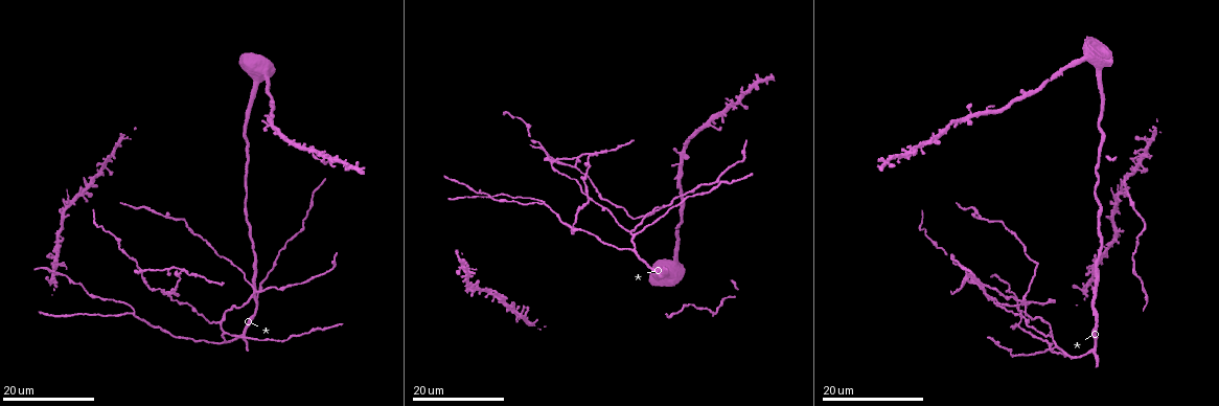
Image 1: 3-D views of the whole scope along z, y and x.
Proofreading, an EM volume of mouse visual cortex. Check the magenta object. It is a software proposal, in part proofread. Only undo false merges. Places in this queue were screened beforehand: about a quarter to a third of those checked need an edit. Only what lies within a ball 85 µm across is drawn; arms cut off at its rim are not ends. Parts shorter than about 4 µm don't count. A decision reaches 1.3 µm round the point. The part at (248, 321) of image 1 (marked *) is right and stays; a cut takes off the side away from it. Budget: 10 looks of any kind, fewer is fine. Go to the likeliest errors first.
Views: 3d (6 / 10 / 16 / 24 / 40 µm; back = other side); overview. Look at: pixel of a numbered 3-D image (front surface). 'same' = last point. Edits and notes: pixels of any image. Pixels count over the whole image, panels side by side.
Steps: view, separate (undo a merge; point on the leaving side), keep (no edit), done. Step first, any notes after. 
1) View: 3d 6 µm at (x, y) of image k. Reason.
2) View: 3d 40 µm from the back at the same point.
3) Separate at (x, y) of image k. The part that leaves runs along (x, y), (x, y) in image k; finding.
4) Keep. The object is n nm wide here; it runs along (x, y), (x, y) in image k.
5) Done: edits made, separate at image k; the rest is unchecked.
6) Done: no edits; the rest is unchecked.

View: 3d 24 µm at (552, 160) of image 1. Four or more arms meet.

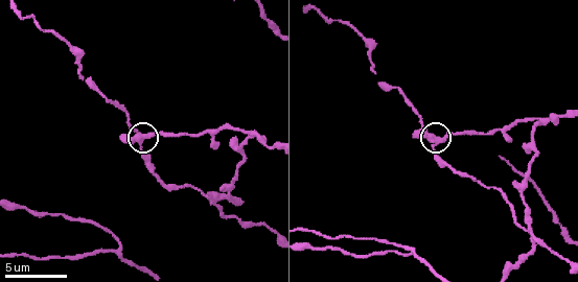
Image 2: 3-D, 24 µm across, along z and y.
View: 3d 10 µm at (435, 139) of image 2.

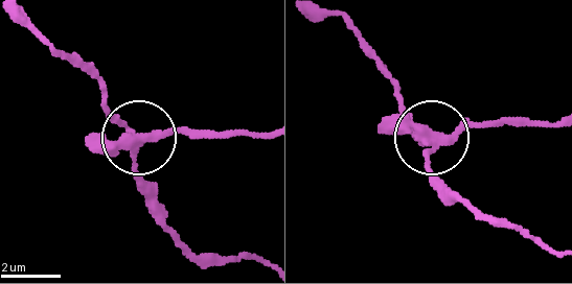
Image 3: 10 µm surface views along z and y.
Separate at (183, 126) of image 3. 4 arms meet here; a second cell is stuck on.

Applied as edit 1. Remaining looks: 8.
View: 3d 16 µm at (1023, 302) of image 1. Arms part here.

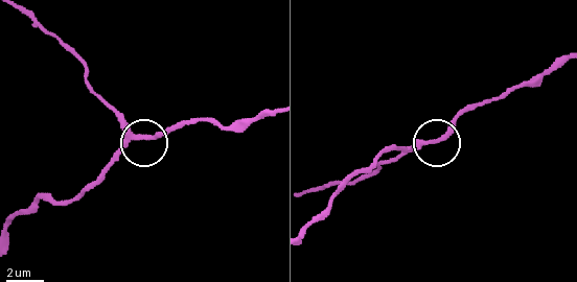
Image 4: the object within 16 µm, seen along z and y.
View: 3d 6 µm at (428, 141) of image 4.

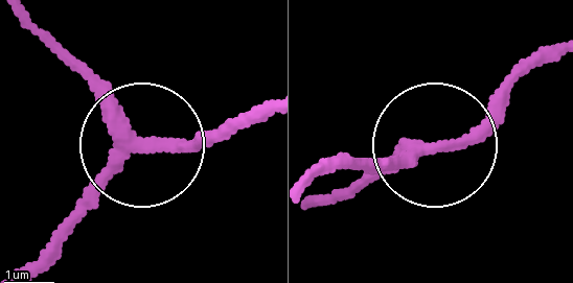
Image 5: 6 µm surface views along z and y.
Keep. The object is 250 nm wide here; it runs along (25, 266), (137, 146), (246, 130) in image 5; continuous, no second cell.

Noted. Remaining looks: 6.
View: 3d 24 µm at (1073, 359) of image 1. Three-way junction.

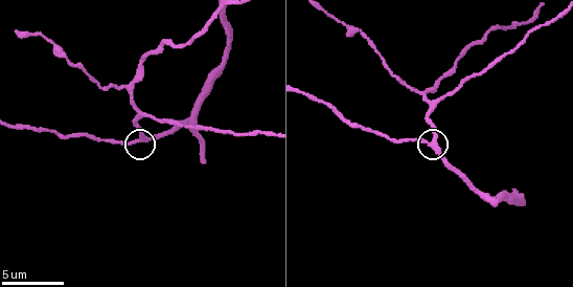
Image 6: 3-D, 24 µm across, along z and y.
View: 3d 10 µm at (136, 140) of image 6.

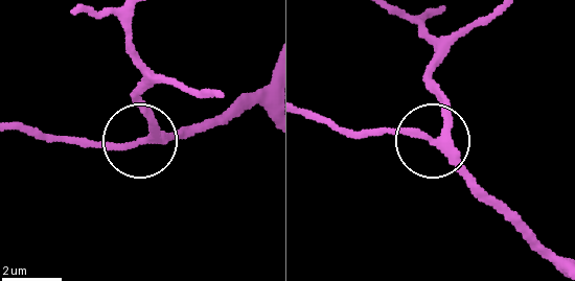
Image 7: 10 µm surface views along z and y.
Keep. 3 arms meet here; one cell here.

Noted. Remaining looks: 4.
View: 3d 16 µm at (129, 89) of image 6. Three arms meet.

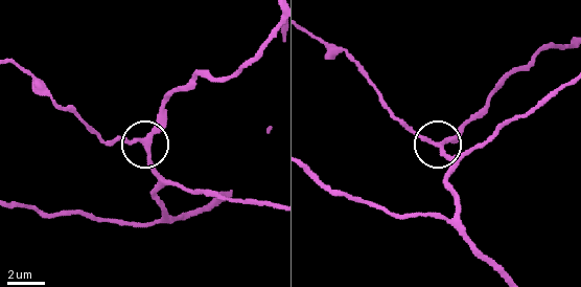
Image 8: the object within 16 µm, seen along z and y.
Keep. It runs along (504, 273), (461, 221), (442, 145), (424, 140), (393, 115) in image 8; one cell here.

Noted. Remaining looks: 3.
View: 3d 10 µm at (479, 181) of image 2. Thick turns thin.

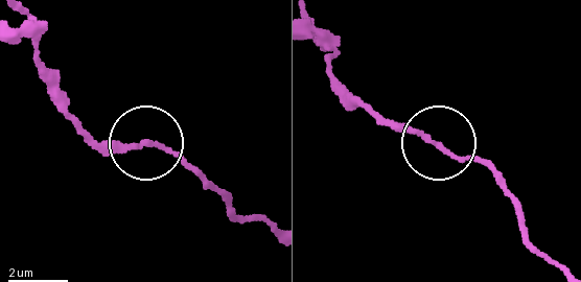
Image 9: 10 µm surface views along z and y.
Keep. One cell here.

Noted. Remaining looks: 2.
Done: edits made, separate at image 3; the rest is unchecked.

